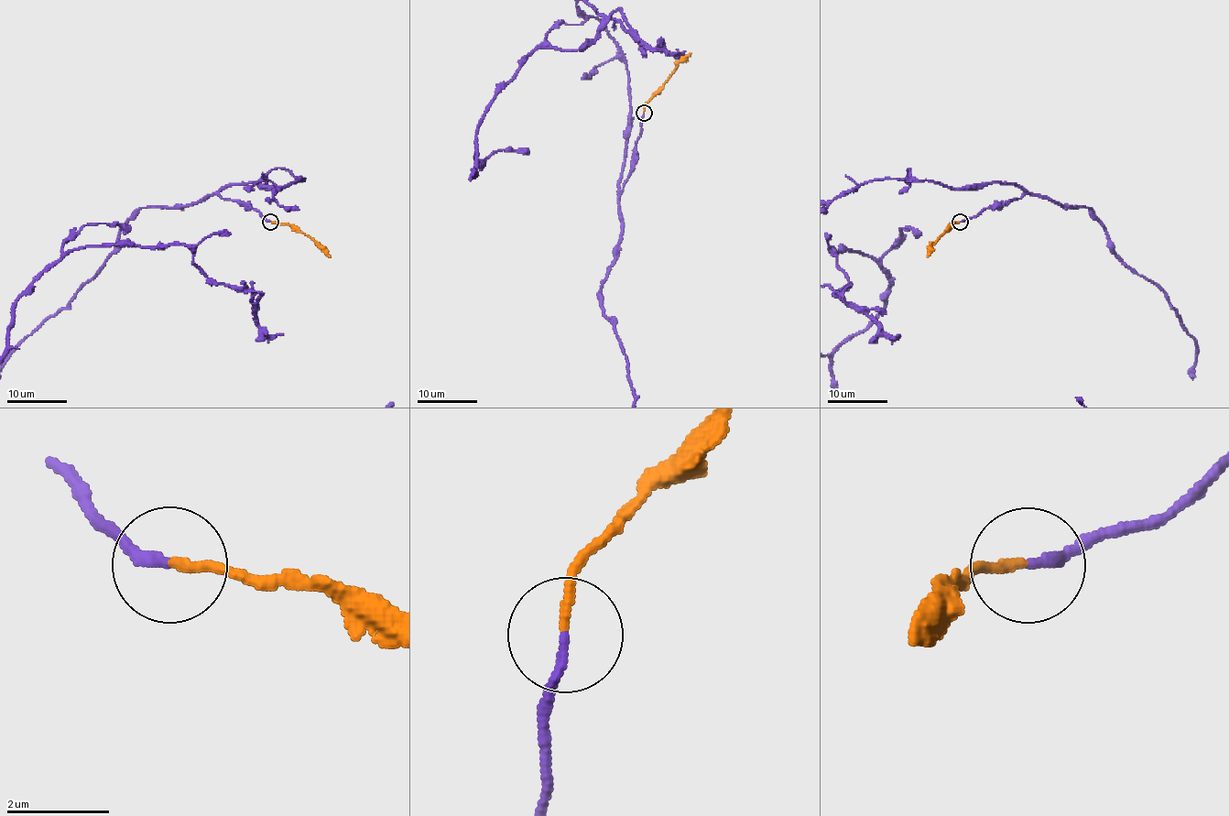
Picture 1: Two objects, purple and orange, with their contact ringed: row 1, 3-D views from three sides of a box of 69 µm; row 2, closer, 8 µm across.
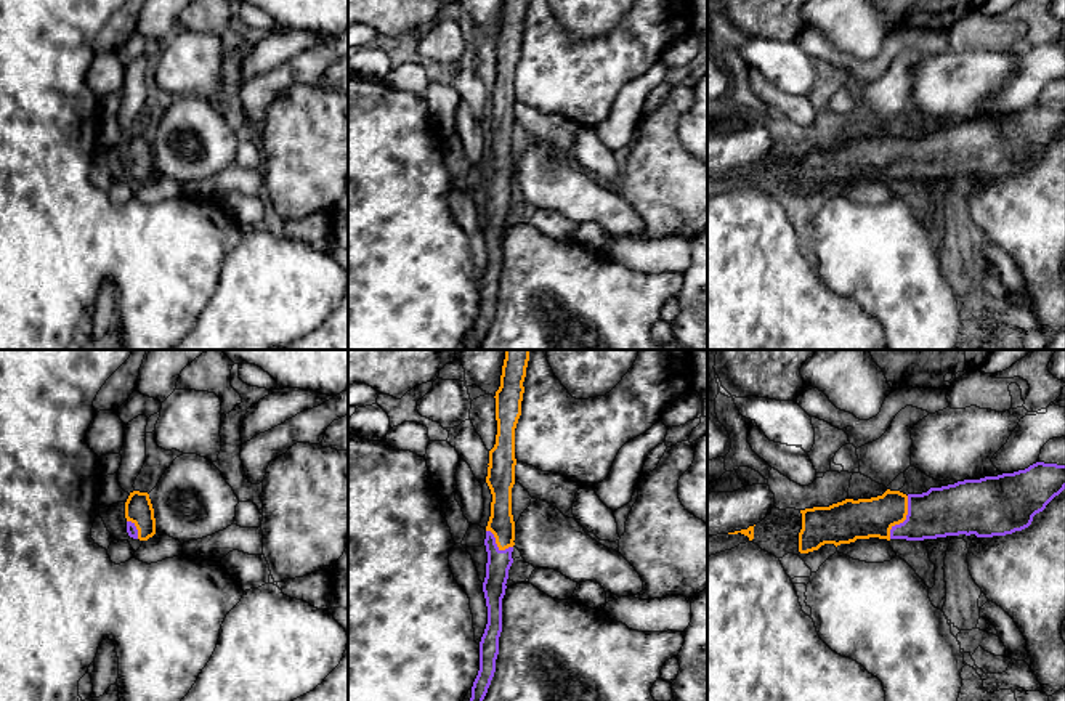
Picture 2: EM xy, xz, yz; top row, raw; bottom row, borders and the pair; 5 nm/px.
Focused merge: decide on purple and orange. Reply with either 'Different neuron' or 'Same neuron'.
Same neuron

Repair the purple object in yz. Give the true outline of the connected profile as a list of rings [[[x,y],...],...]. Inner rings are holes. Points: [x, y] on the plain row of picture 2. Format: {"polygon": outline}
{"polygon": [[[1036,103],[1025,111],[964,120],[954,125],[930,128],[922,135],[903,135],[887,130],[871,140],[845,140],[829,148],[800,151],[802,170],[799,192],[808,194],[824,184],[850,184],[856,180],[924,181],[959,175],[977,178],[1006,176],[1028,168],[1033,157],[1065,130],[1065,106]]]}

